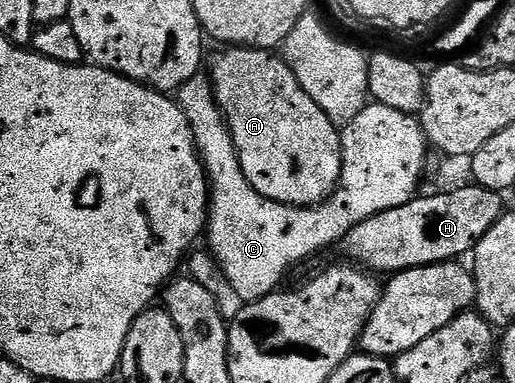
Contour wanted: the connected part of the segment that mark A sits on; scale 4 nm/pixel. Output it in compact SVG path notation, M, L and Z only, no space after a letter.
M230 46L222 50L211 64L209 61L208 79L214 89L214 103L230 128L244 178L248 178L259 194L278 204L297 204L299 208L309 208L330 199L341 176L340 128L305 93L281 55L270 50Z

